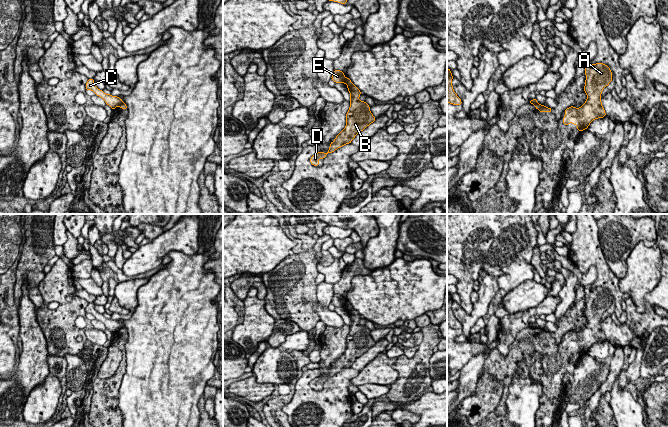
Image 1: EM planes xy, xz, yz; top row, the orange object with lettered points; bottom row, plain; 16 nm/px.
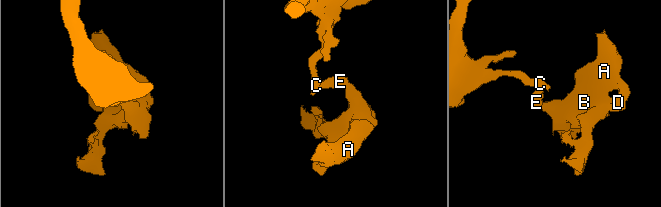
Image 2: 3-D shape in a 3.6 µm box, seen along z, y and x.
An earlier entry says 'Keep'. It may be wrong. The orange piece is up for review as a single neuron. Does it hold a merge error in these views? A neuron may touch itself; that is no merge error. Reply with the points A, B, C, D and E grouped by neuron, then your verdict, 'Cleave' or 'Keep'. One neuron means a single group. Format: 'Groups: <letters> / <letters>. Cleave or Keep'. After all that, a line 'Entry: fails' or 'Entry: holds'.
Groups: A B D / C E. Cleave
Entry: fails

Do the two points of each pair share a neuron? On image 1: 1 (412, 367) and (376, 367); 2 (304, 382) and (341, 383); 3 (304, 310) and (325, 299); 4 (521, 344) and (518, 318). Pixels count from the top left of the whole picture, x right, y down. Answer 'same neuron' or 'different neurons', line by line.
1: different neurons
2: same neuron
3: different neurons
4: different neurons

